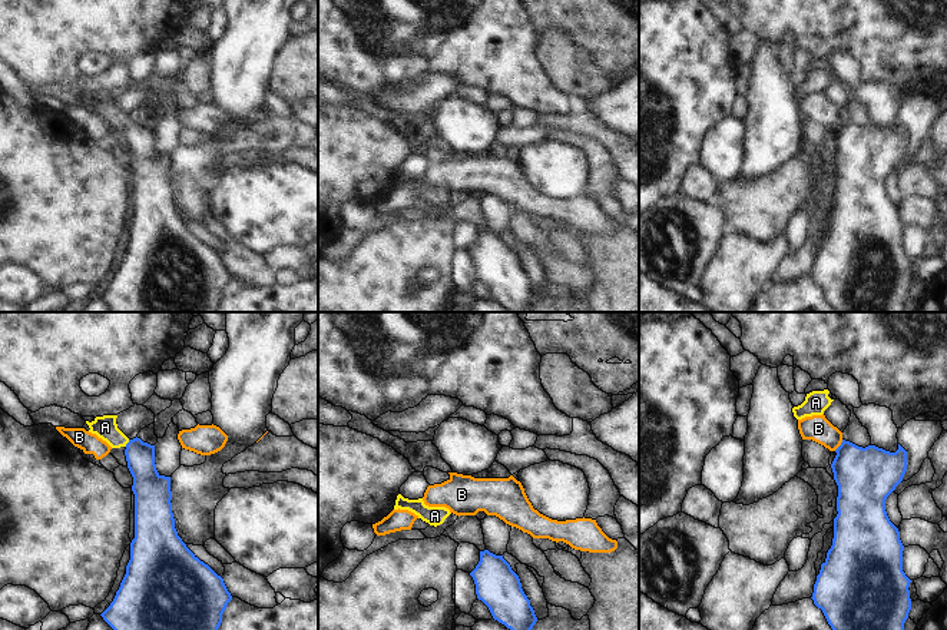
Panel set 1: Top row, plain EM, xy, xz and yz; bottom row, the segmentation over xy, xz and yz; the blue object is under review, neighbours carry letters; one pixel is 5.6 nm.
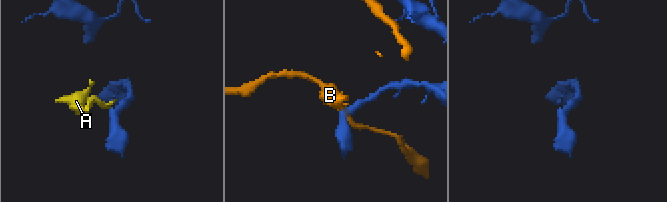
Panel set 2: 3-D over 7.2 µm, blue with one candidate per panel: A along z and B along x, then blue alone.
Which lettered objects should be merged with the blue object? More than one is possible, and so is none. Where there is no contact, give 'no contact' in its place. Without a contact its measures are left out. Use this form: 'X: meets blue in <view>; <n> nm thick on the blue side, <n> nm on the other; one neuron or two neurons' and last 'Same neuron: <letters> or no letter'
A: meets blue in xy; 160 nm thick on the blue side, 130 nm on the other; one neuron
B: meets blue in yz; 320 nm thick on the blue side, 150 nm on the other; two neurons
Same neuron: A

